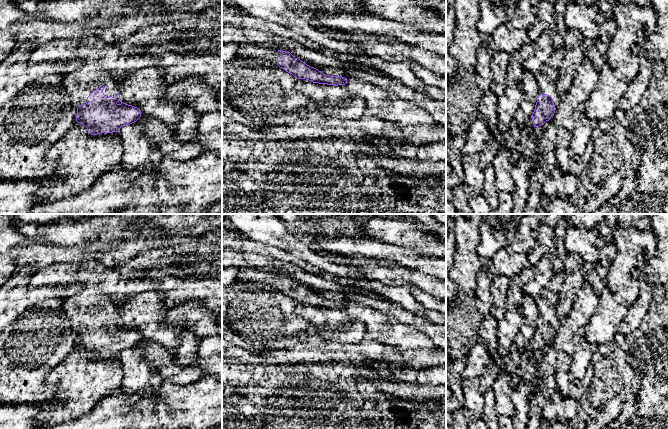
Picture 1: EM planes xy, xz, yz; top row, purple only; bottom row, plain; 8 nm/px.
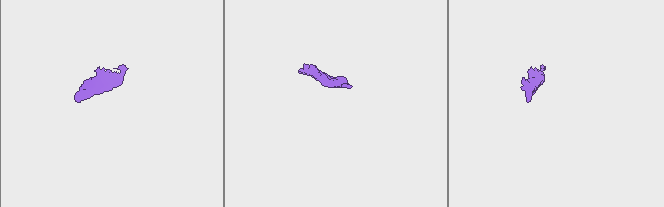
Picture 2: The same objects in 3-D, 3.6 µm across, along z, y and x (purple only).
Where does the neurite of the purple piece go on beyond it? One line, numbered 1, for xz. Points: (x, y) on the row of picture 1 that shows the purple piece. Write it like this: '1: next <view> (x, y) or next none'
1: next xz (244, 50)

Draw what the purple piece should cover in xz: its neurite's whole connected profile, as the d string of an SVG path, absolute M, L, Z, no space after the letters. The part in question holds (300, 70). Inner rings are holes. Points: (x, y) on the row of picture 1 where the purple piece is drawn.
M238 44L236 58L262 58L277 64L296 79L306 79L313 83L327 85L345 85L347 78L342 76L326 75L318 69L307 65L298 57L295 58L290 52L276 49L268 49L256 44Z

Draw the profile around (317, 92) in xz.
M296 79L295 89L307 94L312 102L318 102L318 110L324 116L356 120L365 114L366 101L351 94L345 85L334 86Z

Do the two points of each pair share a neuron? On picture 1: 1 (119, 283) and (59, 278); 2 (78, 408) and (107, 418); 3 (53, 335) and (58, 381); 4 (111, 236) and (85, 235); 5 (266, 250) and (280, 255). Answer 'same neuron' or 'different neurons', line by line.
1: same neuron
2: different neurons
3: different neurons
4: same neuron
5: same neuron

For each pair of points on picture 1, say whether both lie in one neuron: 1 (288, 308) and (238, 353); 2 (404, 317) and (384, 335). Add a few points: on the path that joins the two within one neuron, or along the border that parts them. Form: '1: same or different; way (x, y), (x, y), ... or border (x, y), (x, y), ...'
1: different; border (270, 349), (264, 352), (252, 351)
2: different; border (397, 321), (404, 325)

